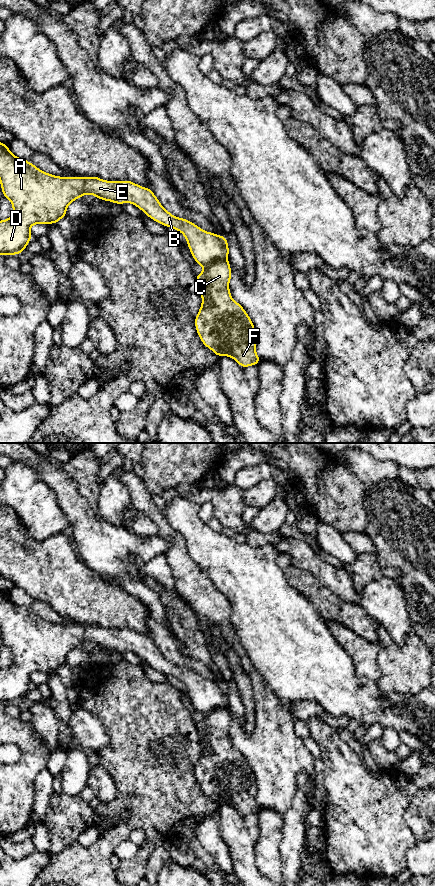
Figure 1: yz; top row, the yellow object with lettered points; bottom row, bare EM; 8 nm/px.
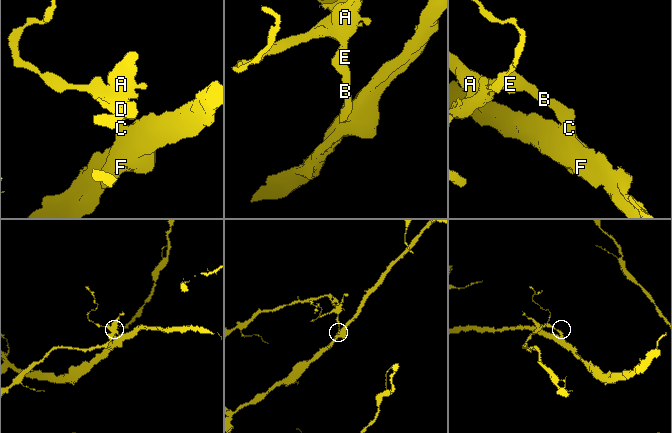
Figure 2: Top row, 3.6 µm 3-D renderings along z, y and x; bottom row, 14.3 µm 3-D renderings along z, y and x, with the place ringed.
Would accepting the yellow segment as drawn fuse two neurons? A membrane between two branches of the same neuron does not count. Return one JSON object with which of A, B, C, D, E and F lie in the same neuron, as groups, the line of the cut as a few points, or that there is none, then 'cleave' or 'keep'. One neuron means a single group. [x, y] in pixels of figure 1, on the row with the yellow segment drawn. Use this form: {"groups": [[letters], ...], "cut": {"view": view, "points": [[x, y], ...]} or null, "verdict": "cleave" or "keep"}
{"groups": [["A", "B", "D", "E"], ["C", "F"]], "cut": {"view": "yz", "points": [[226, 258], [212, 262], [204, 270]]}, "verdict": "cleave"}

